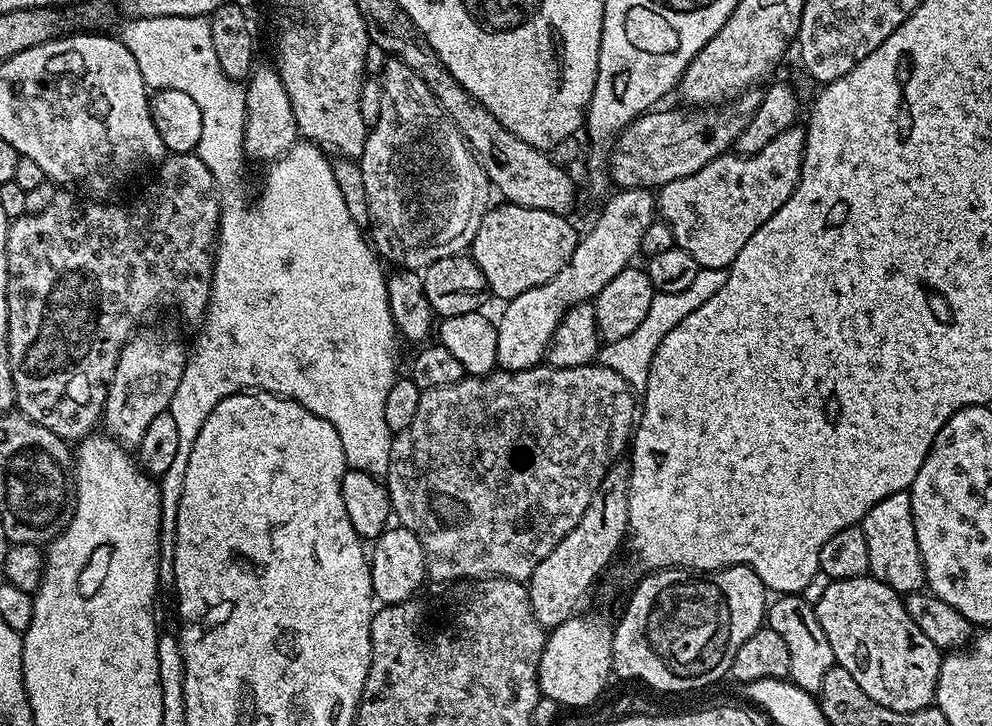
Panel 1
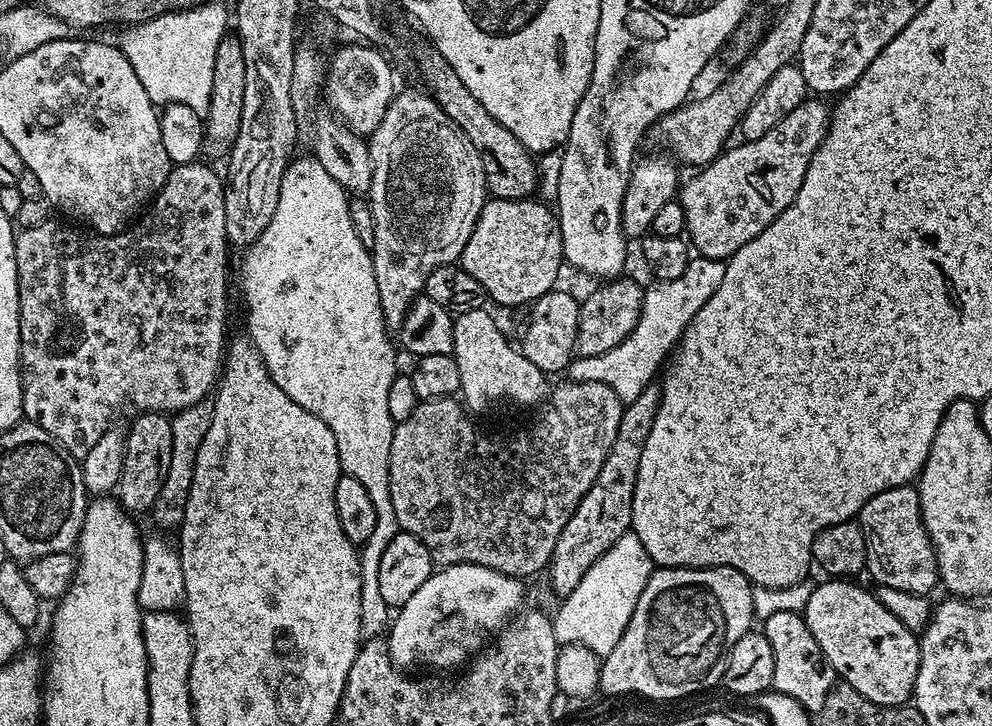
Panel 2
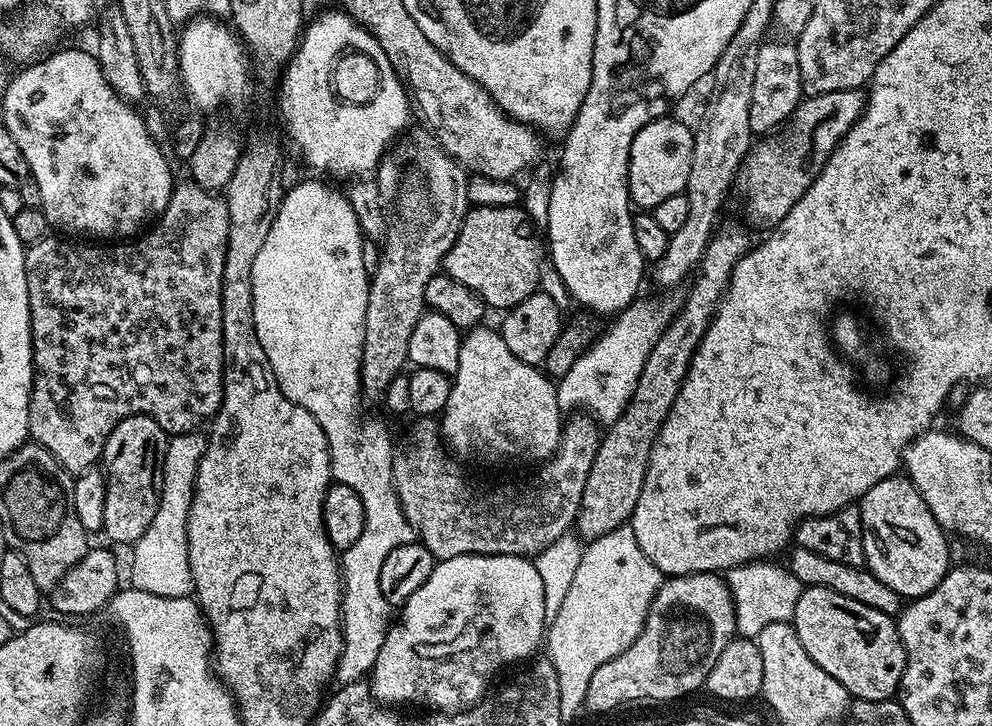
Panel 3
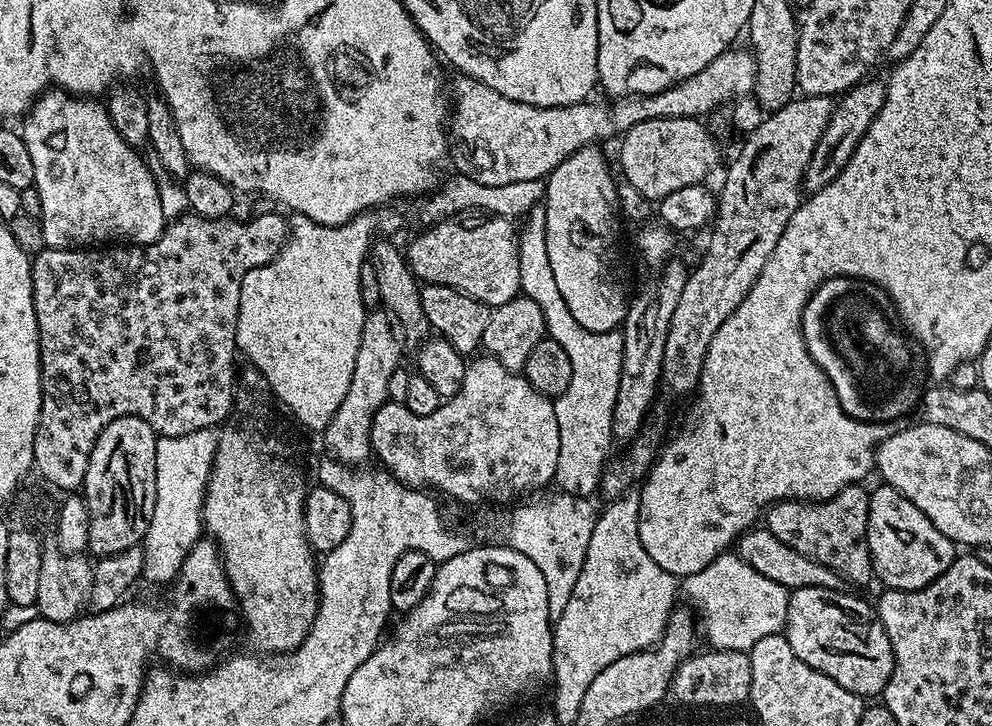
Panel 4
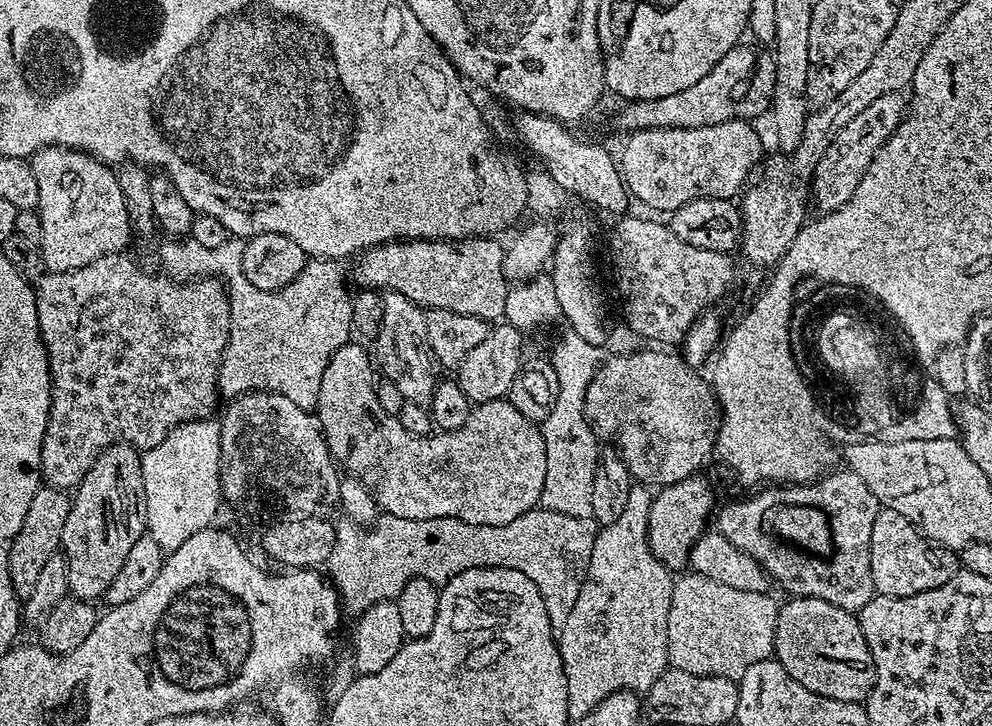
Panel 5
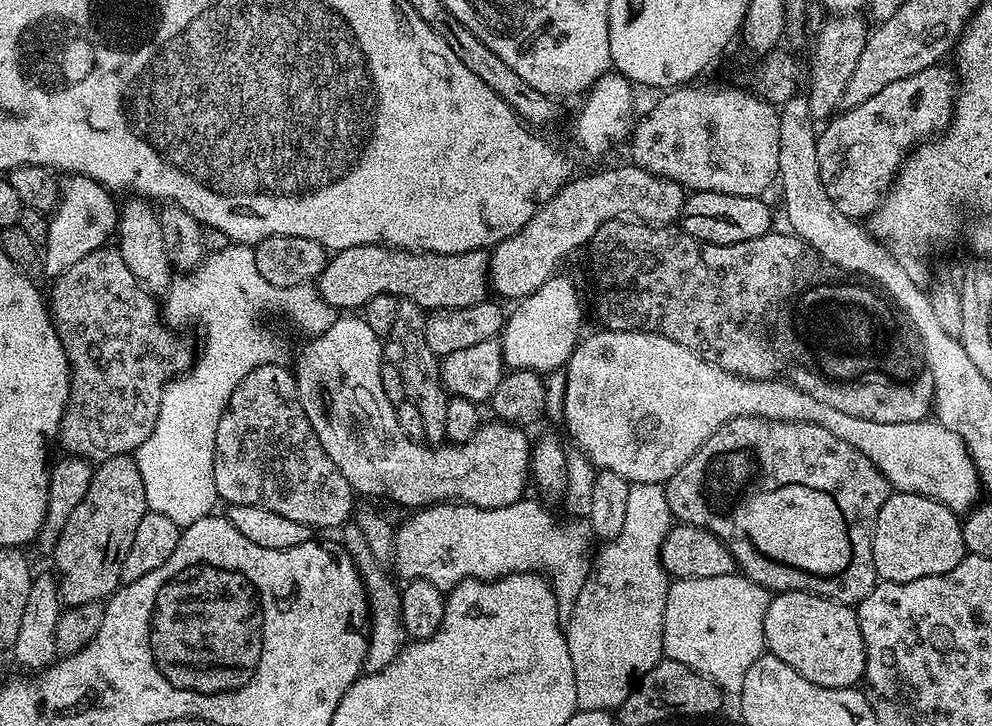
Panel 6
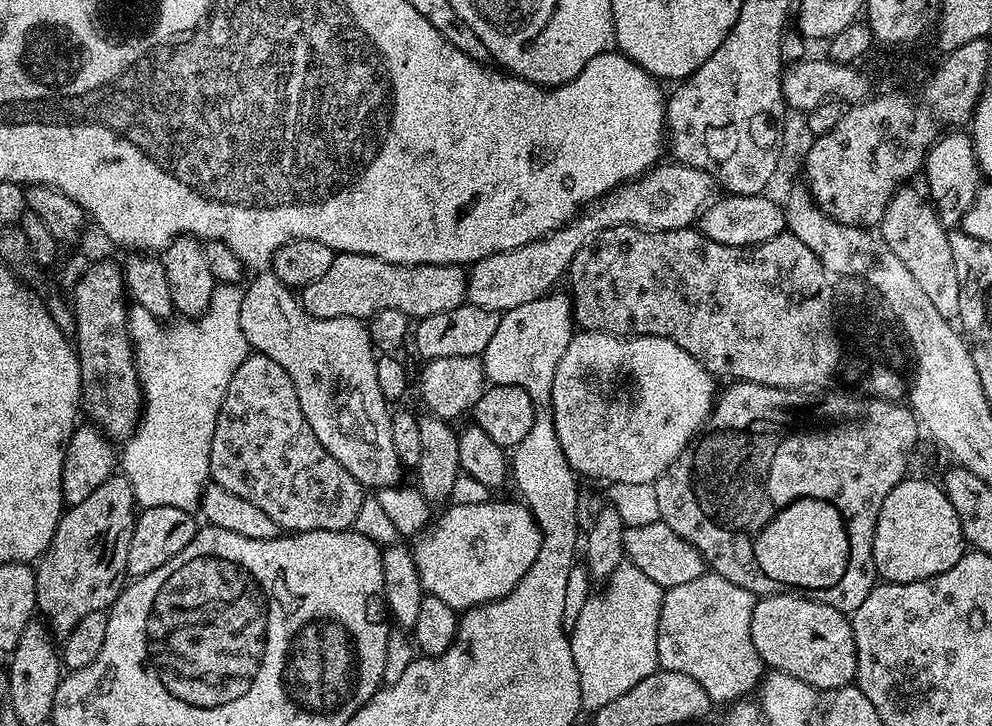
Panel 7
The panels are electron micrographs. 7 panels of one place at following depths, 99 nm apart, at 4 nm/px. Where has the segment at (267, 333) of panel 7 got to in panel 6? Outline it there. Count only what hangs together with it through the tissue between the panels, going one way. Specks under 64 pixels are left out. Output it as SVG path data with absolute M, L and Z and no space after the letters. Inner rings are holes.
M341 315L332 323L330 330L311 337L307 343L294 367L302 410L310 426L314 426L314 434L318 434L318 442L322 442L322 450L326 450L326 454L330 454L330 462L342 470L342 478L350 482L353 493L393 500L407 510L445 502L473 504L479 508L505 508L525 495L524 487L530 484L532 444L520 433L523 431L512 426L484 426L464 444L445 442L439 446L414 441L405 434L402 426L398 426L396 405L392 403L391 396L382 394L382 382L386 378L382 337L374 334L359 315Z

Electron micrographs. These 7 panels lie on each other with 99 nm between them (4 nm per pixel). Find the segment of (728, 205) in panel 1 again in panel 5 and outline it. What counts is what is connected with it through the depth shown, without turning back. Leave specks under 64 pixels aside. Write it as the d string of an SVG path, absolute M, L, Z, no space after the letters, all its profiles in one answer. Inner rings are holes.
M889 90L878 94L870 106L858 110L842 130L836 132L836 136L826 146L822 158L816 164L816 173L812 175L810 192L813 197L820 200L829 200L831 207L839 207L852 196L854 190L858 188L858 182L866 174L874 154L888 140L892 131L895 130L900 121L904 118L906 111L906 96L897 90Z

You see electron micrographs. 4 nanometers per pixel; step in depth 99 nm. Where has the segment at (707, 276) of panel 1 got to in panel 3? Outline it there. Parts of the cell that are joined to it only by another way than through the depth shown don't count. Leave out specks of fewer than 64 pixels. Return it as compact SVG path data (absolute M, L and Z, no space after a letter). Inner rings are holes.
M660 294L657 300L637 298L615 317L616 320L604 333L593 339L584 349L565 376L556 384L558 406L561 413L572 414L583 410L601 425L613 424L632 401L638 378L642 378L642 366L650 358L650 350L662 338L668 323L676 317L678 300L675 295Z

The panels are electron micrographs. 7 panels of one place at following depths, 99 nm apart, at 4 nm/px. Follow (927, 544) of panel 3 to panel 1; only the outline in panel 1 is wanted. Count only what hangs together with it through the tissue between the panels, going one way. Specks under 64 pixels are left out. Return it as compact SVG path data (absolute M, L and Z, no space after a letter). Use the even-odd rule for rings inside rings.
M903 491L882 498L882 502L874 505L864 516L862 527L866 534L866 546L870 549L869 573L895 592L921 591L925 587L924 563L918 550L918 538L914 534L911 495Z

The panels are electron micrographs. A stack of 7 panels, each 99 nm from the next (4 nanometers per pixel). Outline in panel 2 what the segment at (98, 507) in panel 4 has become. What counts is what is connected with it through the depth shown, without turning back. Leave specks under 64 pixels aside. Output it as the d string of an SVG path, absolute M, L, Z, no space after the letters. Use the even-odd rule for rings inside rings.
M144 410L137 416L140 417L126 430L125 460L118 485L118 499L132 514L147 513L156 505L162 482L166 482L166 474L170 470L170 450L174 446L172 422L165 413Z

